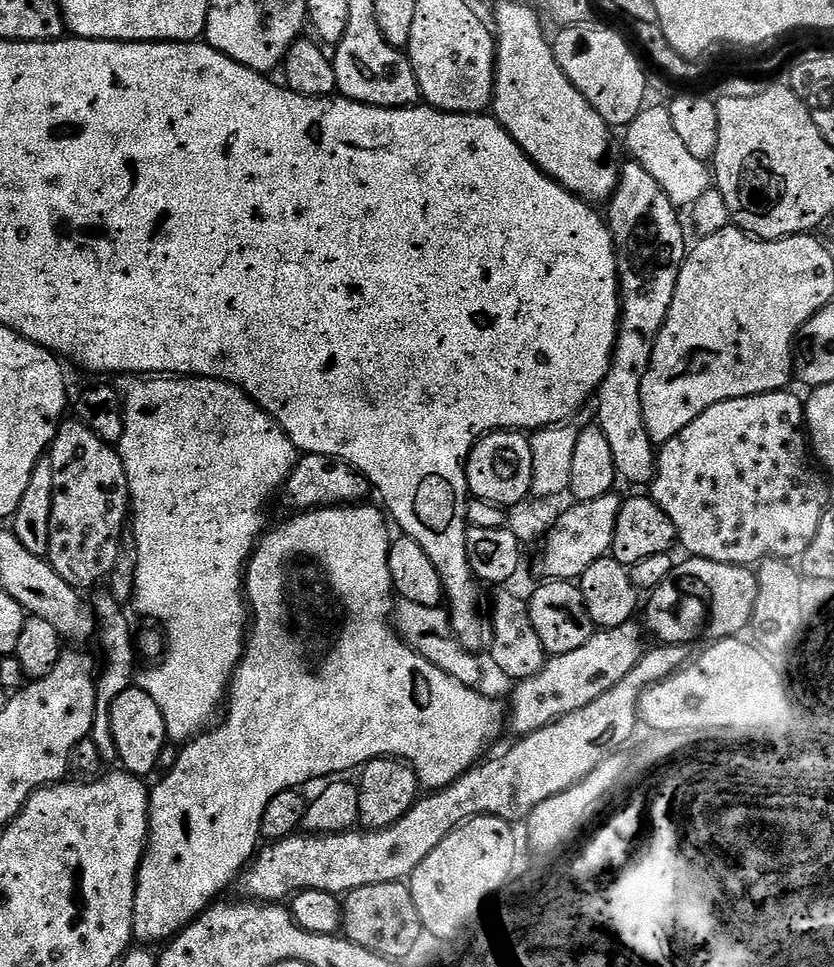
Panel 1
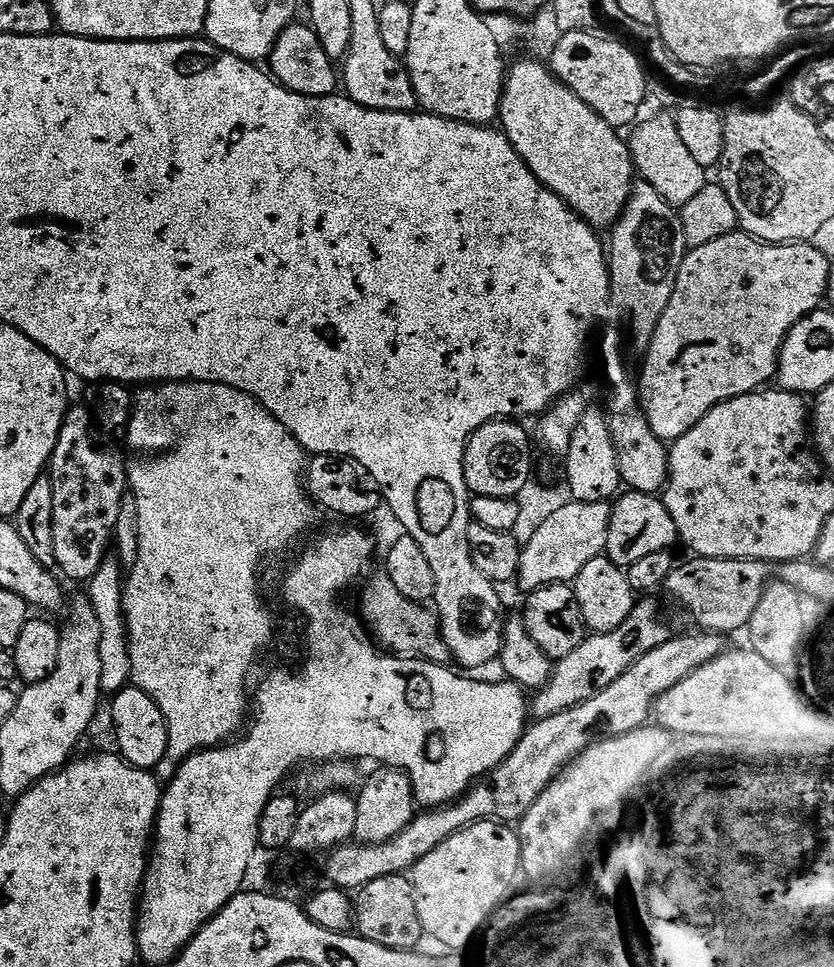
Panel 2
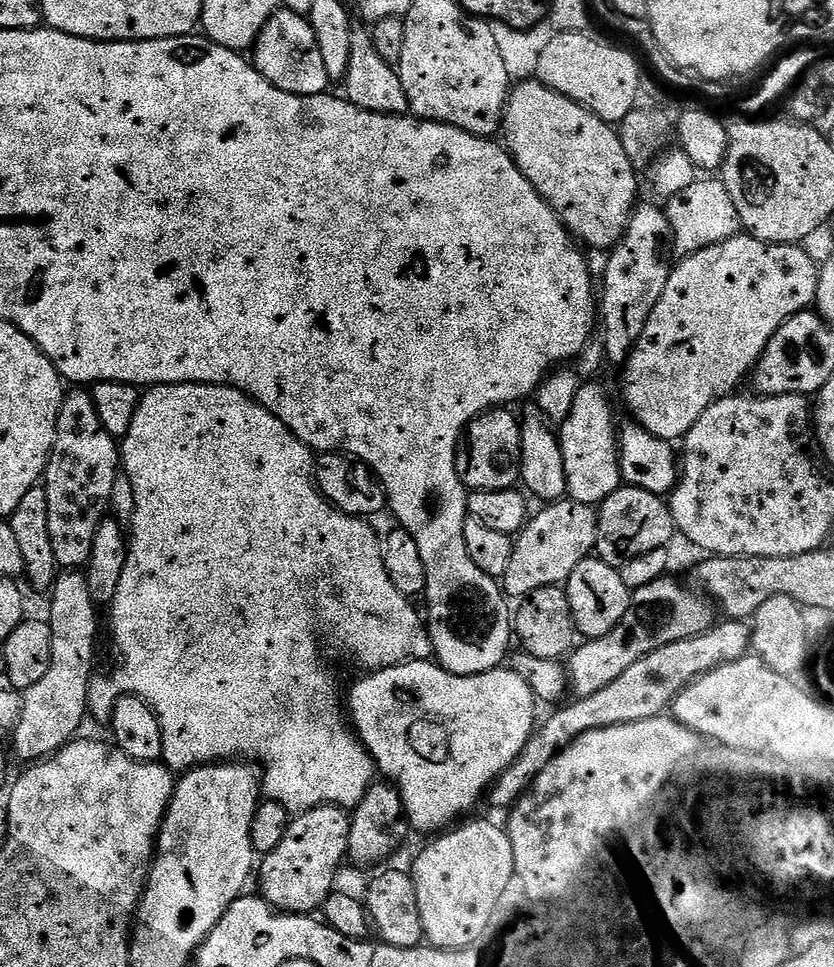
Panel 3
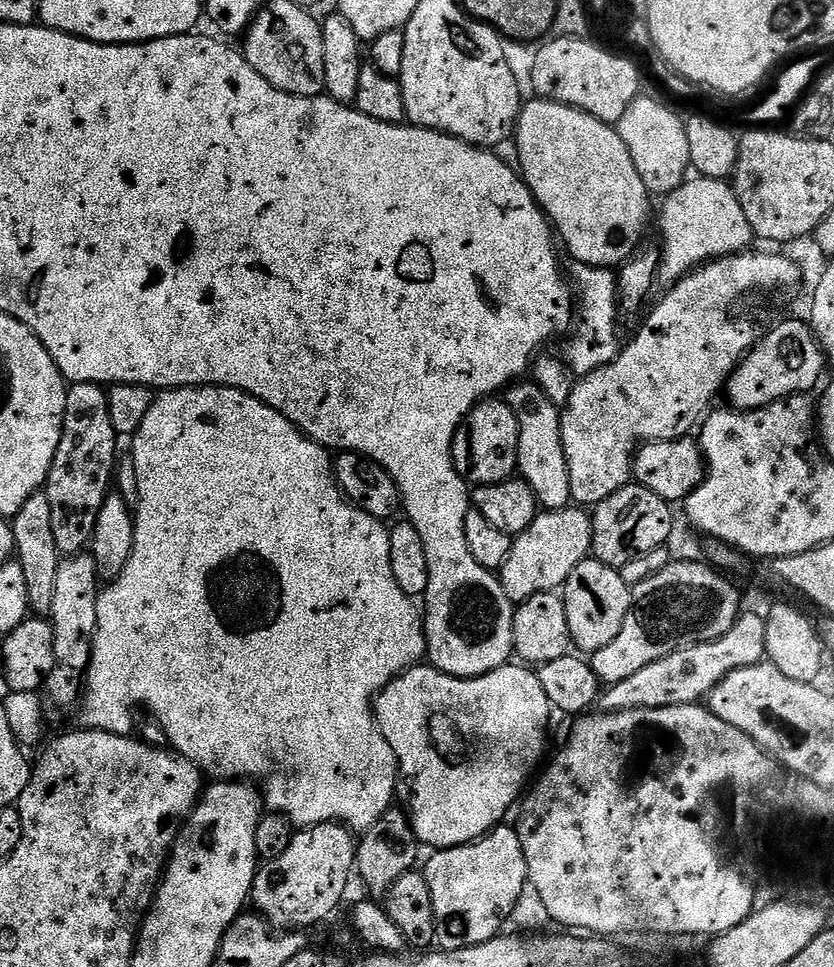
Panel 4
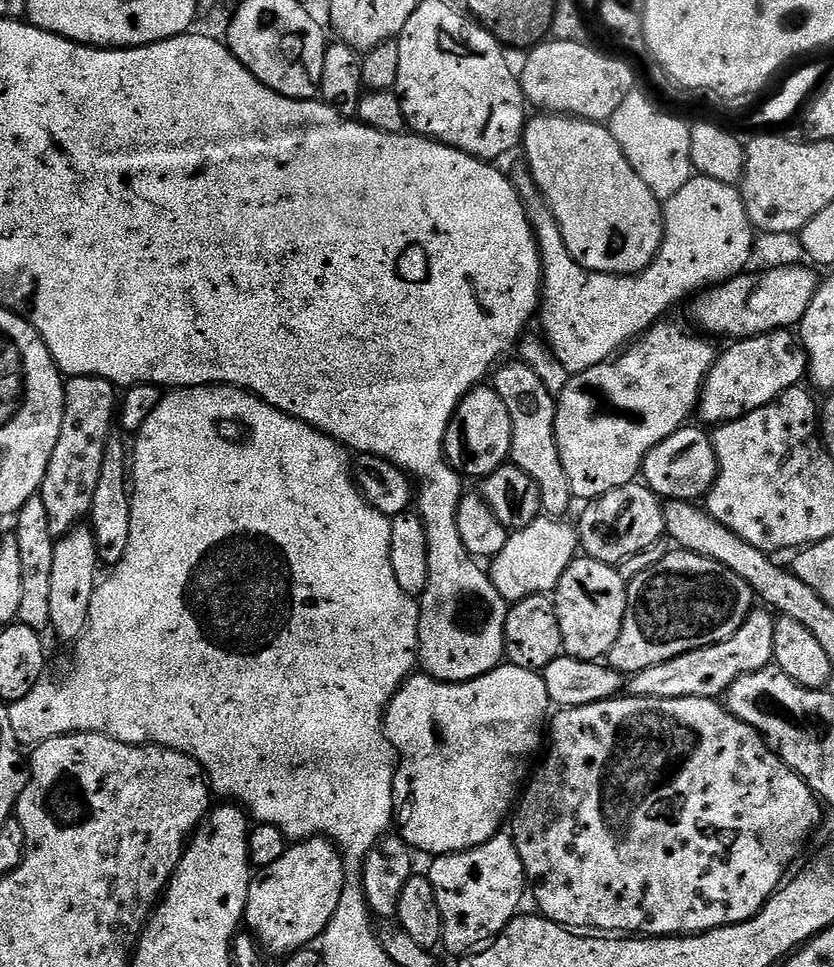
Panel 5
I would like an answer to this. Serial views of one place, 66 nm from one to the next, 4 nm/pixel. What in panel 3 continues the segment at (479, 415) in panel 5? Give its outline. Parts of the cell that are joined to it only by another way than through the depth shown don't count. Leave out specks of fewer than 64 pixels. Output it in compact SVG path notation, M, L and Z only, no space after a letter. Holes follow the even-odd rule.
M489 410L468 425L456 451L456 469L465 489L506 490L520 484L522 438L520 420L512 410Z

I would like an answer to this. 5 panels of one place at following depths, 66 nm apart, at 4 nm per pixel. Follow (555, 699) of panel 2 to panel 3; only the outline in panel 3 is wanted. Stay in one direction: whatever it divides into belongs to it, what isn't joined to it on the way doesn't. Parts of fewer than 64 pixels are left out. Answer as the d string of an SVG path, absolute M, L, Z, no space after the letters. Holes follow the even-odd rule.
M672 579L655 580L650 582L650 586L635 589L631 593L622 622L618 622L618 626L614 626L614 630L610 630L610 634L602 638L584 640L571 653L566 671L570 677L571 691L576 691L577 697L598 694L598 690L610 686L614 678L619 678L625 670L630 670L630 666L634 666L638 658L646 658L646 654L654 654L654 650L670 646L670 642L694 638L717 623L717 605L707 595L701 594L687 583L679 584Z

